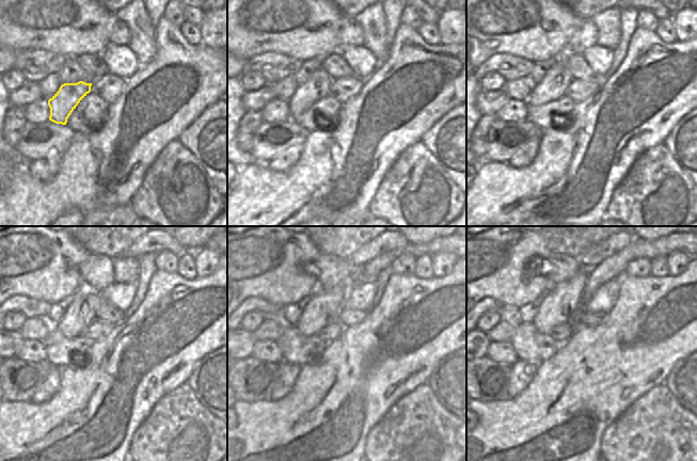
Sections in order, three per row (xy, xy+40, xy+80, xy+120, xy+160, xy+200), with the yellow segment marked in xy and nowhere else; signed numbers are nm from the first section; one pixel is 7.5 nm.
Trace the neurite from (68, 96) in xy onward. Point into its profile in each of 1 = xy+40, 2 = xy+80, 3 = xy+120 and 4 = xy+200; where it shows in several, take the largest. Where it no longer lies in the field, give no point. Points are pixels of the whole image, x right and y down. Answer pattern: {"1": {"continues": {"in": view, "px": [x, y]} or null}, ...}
{"1": {"continues": {"in": "xy+40", "px": [317, 86]}}, "2": {"continues": {"in": "xy+80", "px": [554, 84]}}, "3": {"continues": {"in": "xy+120", "px": [81, 312]}}, "4": {"continues": {"in": "xy+200", "px": [563, 302]}}}

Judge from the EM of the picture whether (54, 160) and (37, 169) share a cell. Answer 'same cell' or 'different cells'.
same cell

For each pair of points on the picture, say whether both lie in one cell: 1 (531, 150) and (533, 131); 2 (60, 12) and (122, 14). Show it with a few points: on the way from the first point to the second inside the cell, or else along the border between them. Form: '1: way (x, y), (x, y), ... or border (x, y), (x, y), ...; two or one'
1: border (538, 140), (529, 140), (513, 156); two
2: border (113, 13), (116, 18); two

